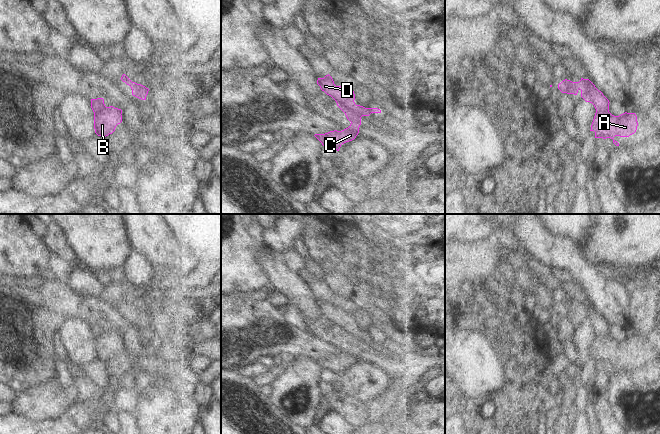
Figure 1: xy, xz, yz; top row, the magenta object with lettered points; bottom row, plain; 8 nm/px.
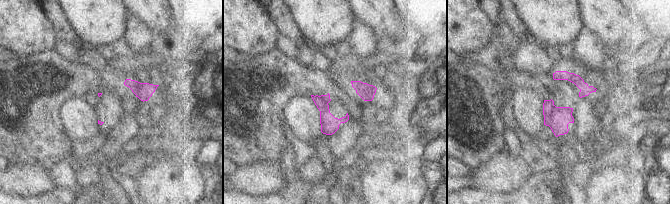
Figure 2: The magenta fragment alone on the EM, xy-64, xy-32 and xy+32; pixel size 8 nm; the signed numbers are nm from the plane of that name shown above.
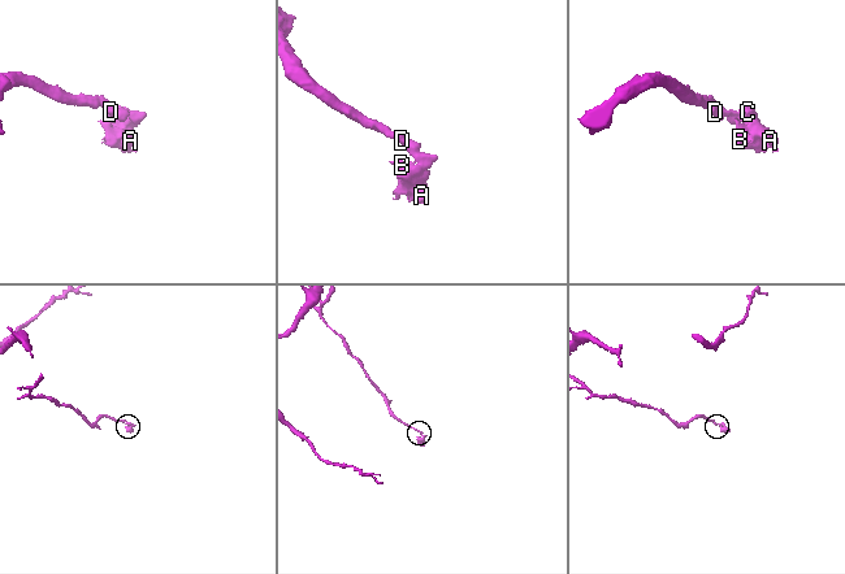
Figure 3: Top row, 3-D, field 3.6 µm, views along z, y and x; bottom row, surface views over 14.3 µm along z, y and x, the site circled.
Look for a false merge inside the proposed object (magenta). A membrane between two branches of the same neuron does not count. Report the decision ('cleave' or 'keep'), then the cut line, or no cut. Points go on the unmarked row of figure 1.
cleave; cut xy (131, 306), (133, 318)

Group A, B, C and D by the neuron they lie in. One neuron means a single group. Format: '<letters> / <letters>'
A B C / D

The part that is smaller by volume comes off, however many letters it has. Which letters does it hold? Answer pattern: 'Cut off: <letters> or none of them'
Cut off: A, B, C

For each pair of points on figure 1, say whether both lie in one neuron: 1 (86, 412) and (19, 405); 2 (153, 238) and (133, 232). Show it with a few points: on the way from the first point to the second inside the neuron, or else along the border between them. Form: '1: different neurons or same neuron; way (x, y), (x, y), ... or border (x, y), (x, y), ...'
1: different neurons; border (76, 402), (72, 403), (61, 413), (43, 419)
2: same neuron; way (148, 234), (146, 232), (138, 232)

